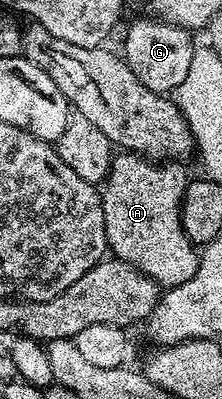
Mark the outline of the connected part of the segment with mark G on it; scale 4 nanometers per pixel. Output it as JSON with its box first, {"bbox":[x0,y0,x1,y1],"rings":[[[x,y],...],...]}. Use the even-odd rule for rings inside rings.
{"bbox":[124,18,197,94],"rings":[[[155,18],[144,19],[148,20],[134,21],[124,36],[124,61],[130,66],[130,70],[134,70],[142,86],[153,88],[161,94],[175,93],[176,88],[182,86],[182,81],[186,79],[186,73],[190,71],[190,58],[197,47],[192,41],[193,33],[189,29],[179,28]]]}

